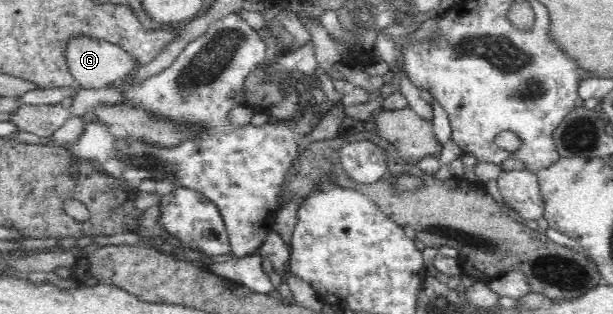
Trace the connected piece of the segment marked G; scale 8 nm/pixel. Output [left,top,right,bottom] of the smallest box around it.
[64,35,137,89]

